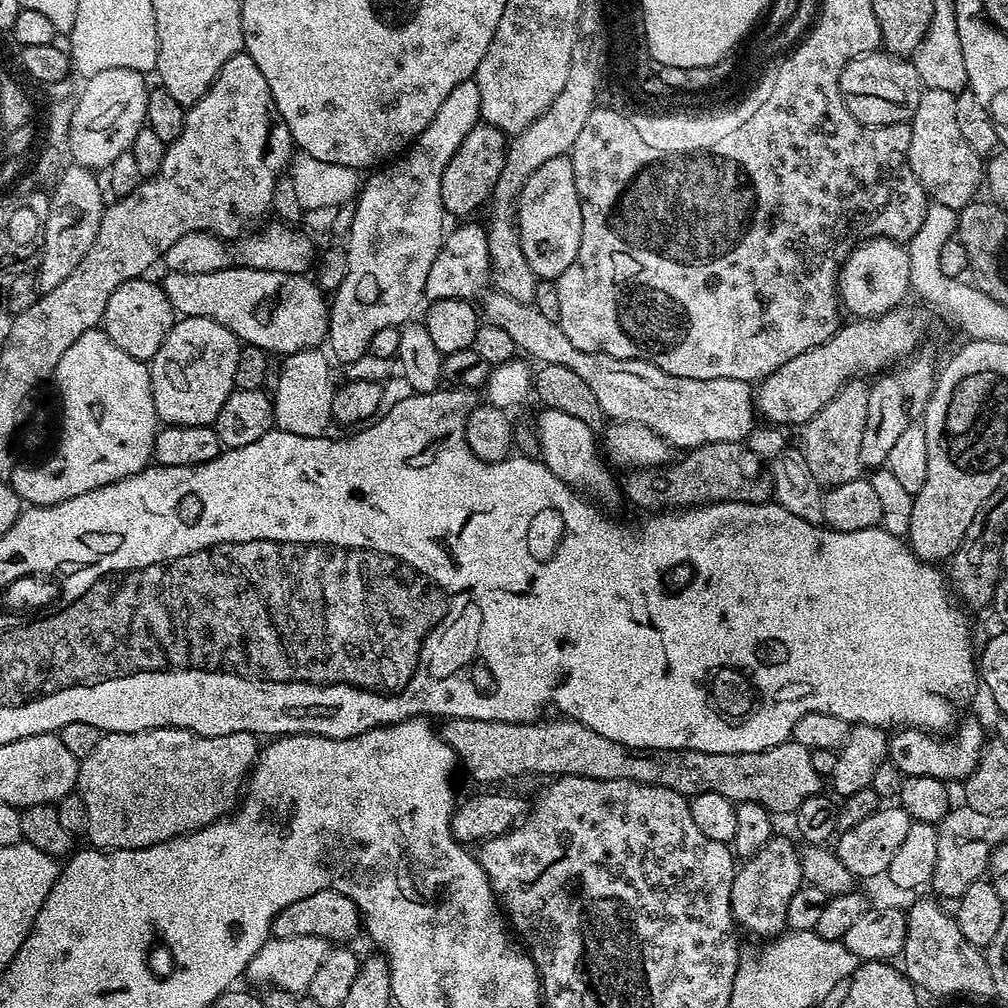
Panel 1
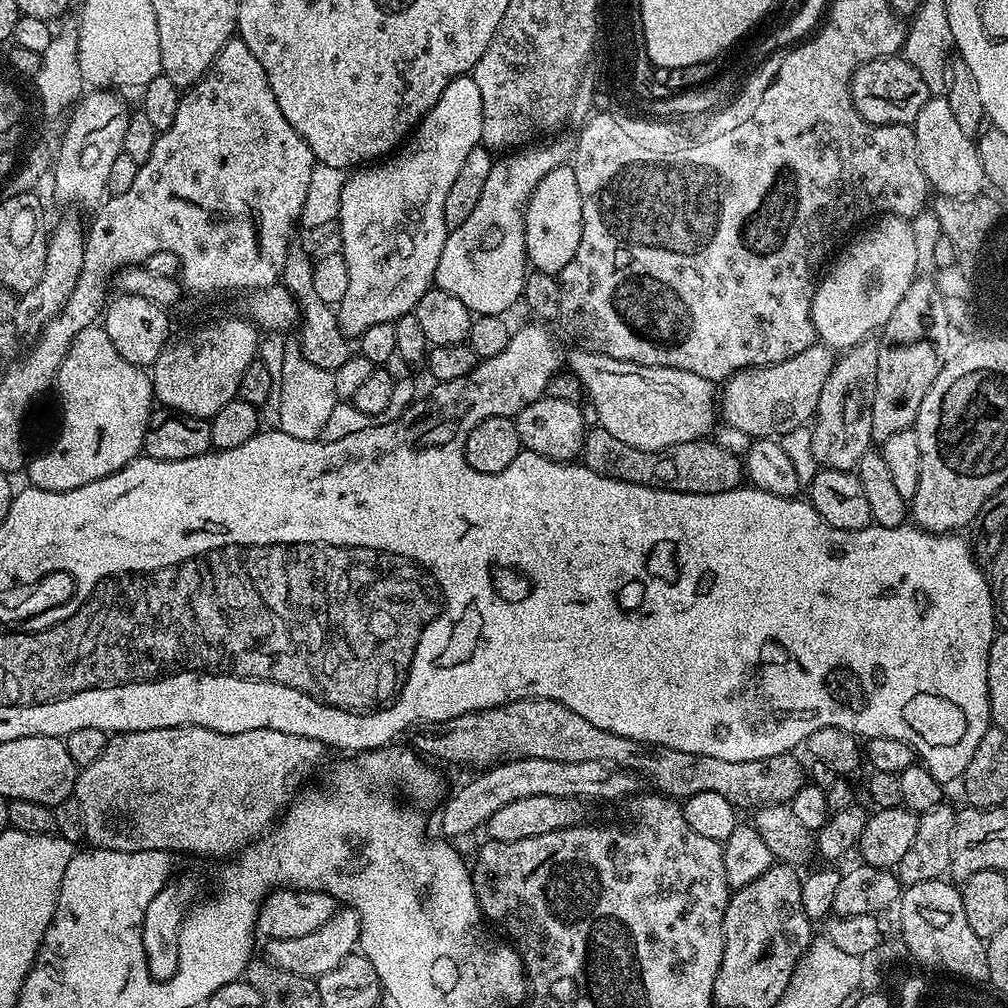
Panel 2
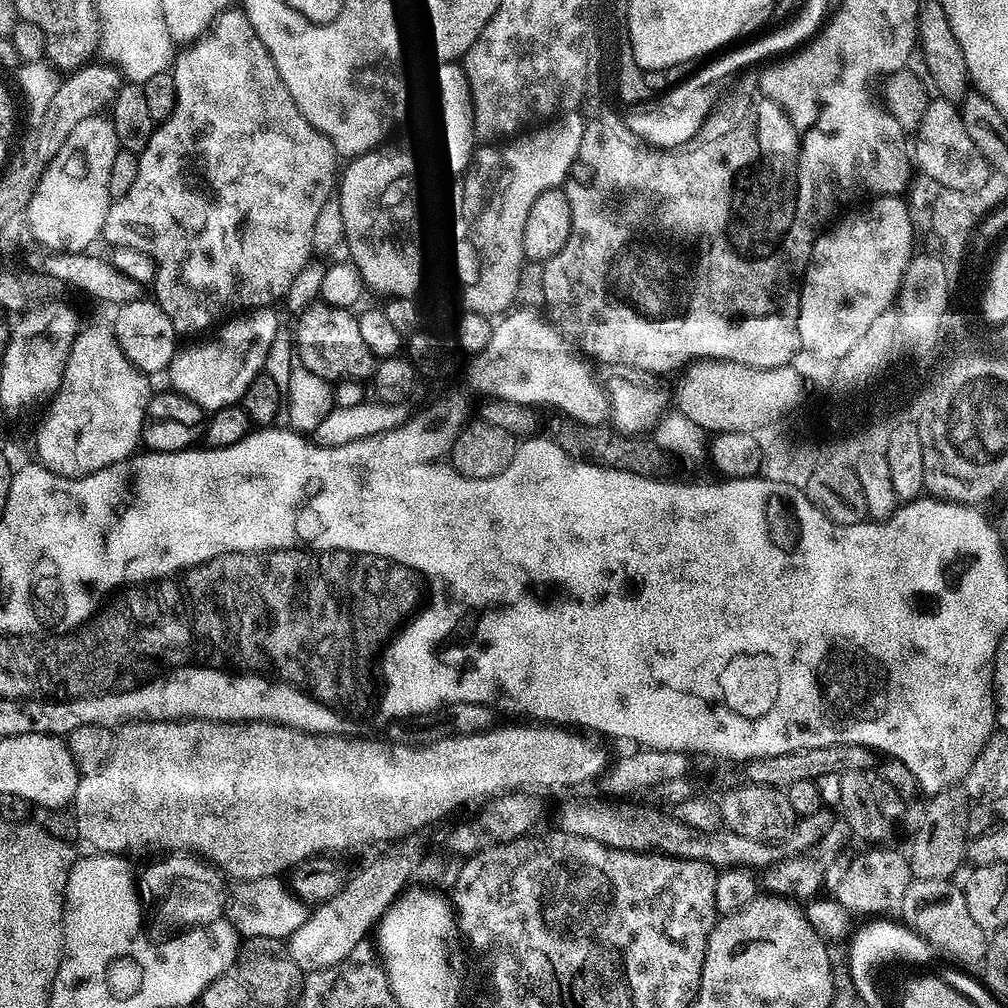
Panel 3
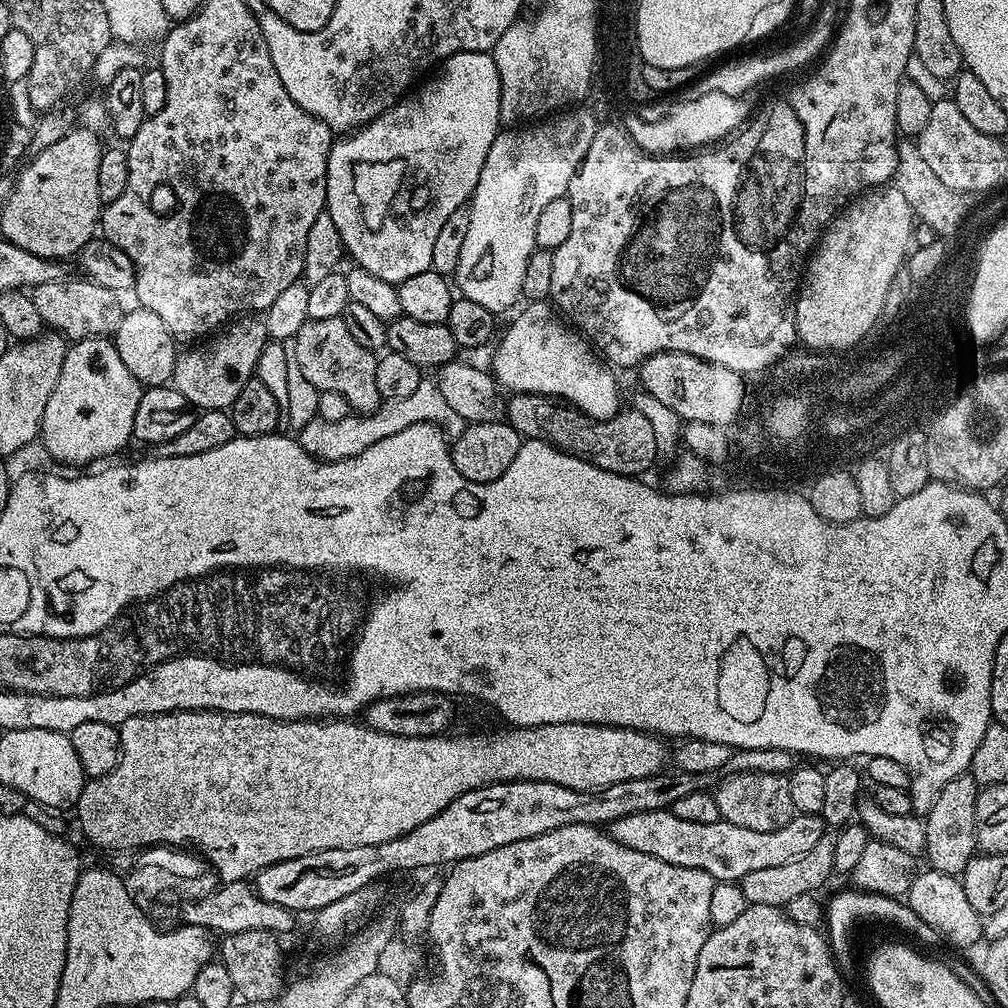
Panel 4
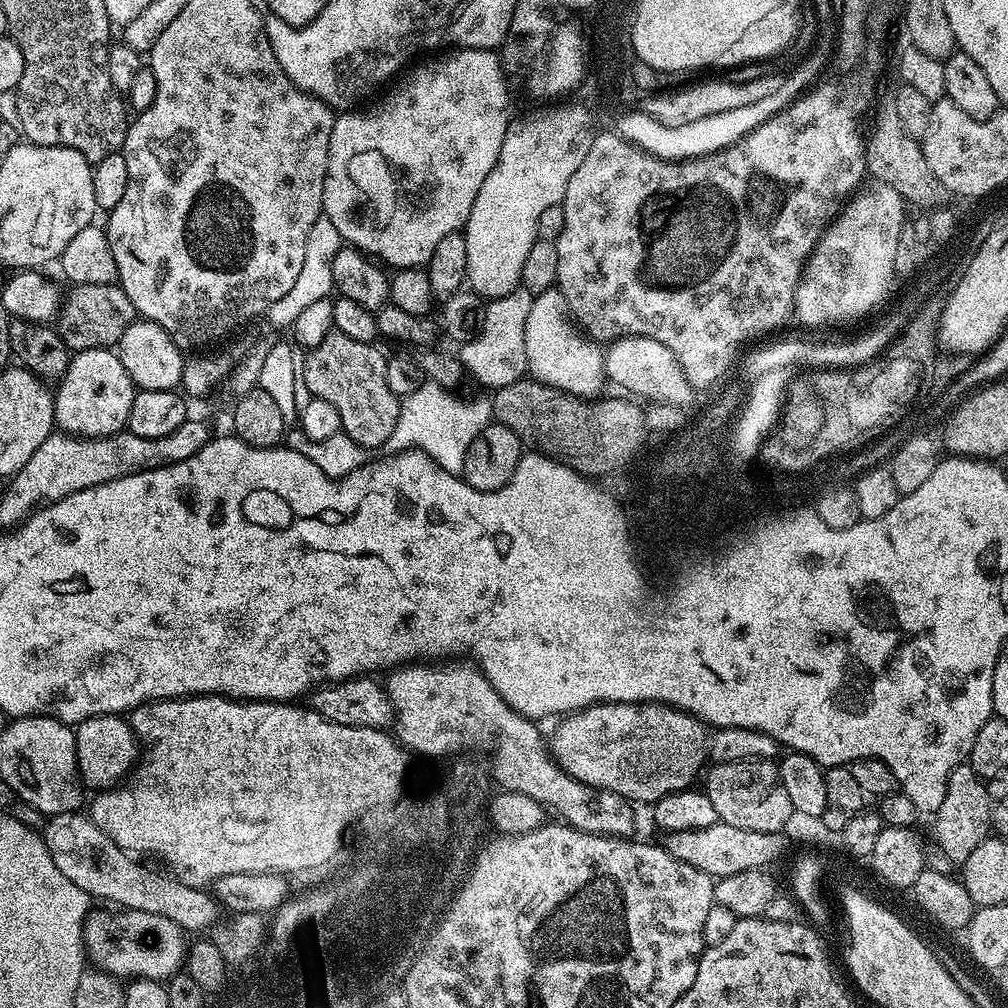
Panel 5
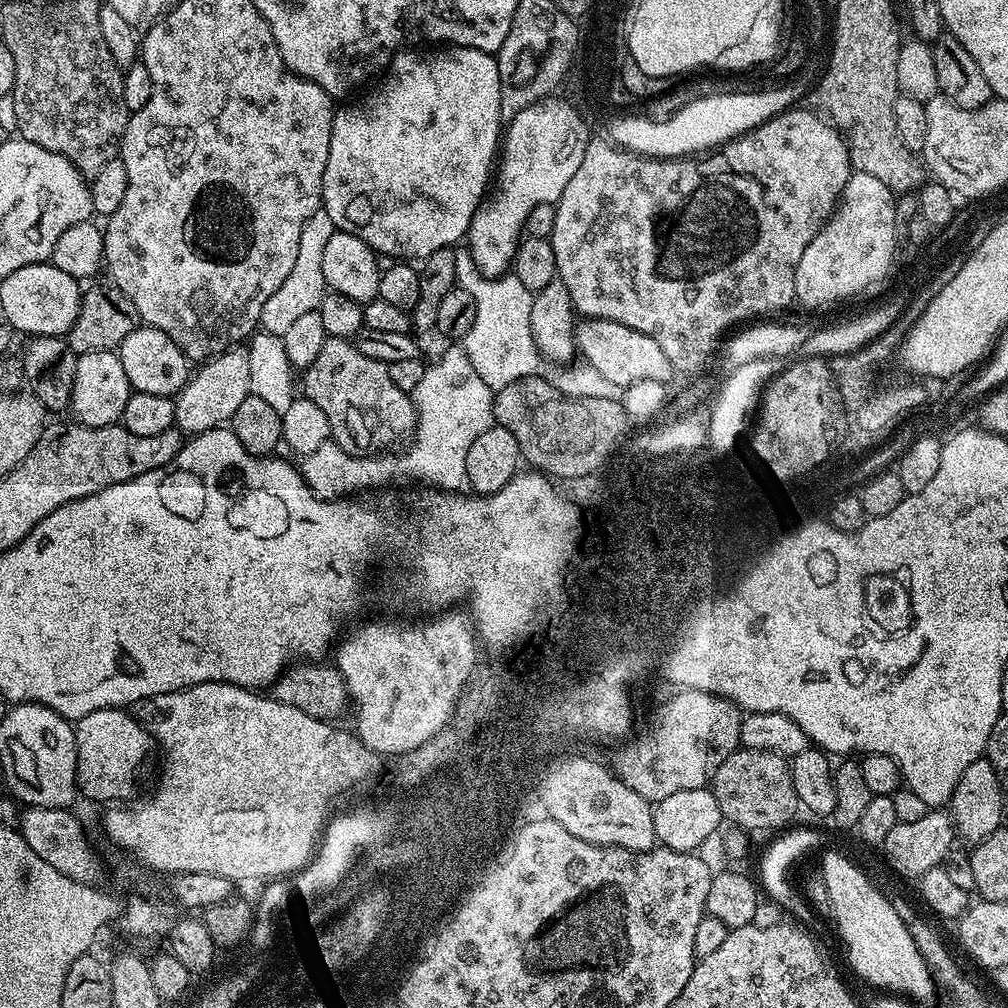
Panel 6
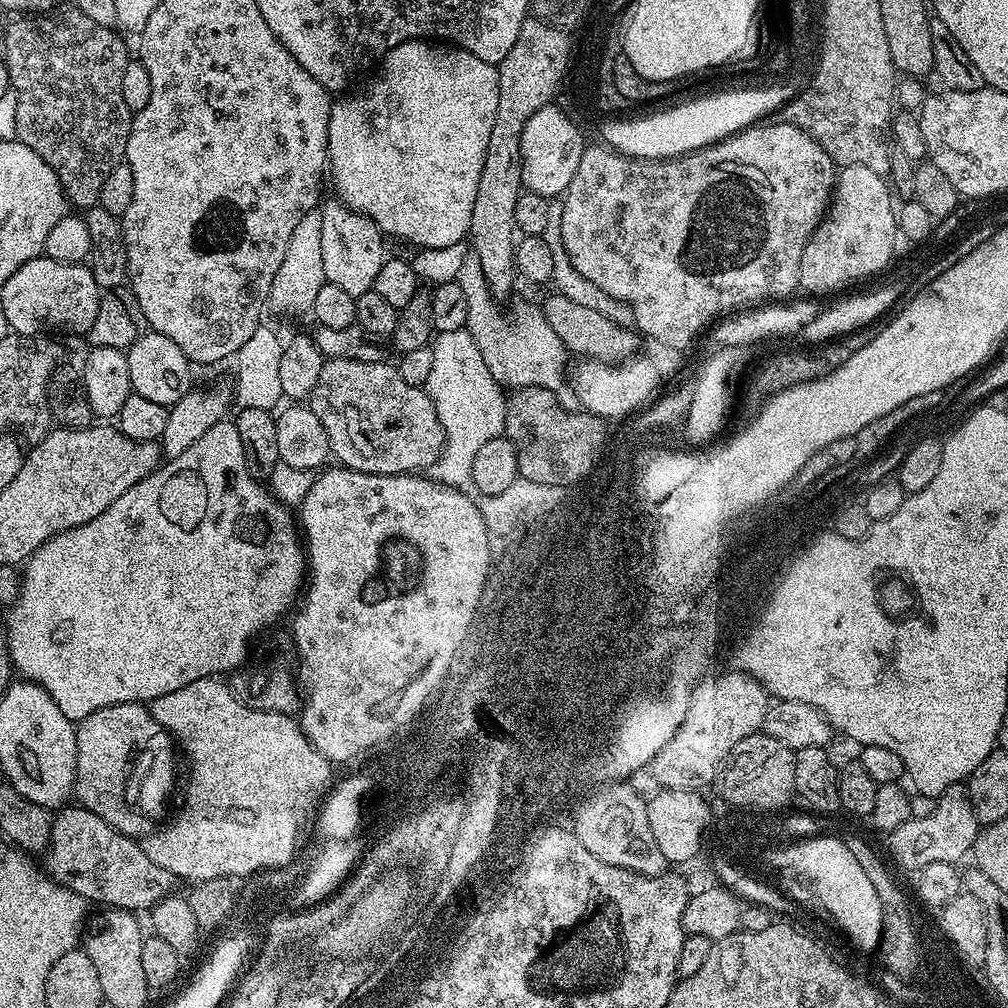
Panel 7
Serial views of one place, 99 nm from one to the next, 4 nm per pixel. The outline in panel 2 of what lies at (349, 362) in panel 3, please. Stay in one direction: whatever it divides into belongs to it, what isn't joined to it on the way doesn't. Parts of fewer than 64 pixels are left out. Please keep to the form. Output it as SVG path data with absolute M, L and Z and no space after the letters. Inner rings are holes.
M294 238L289 241L280 282L296 300L297 311L300 315L298 339L303 355L308 362L333 372L349 359L352 355L352 349L348 346L350 344L349 339L344 335L339 322L337 322L335 309L324 300L320 300L317 291L315 291L312 279L314 260L307 247L304 248L303 244L298 240L298 238Z

